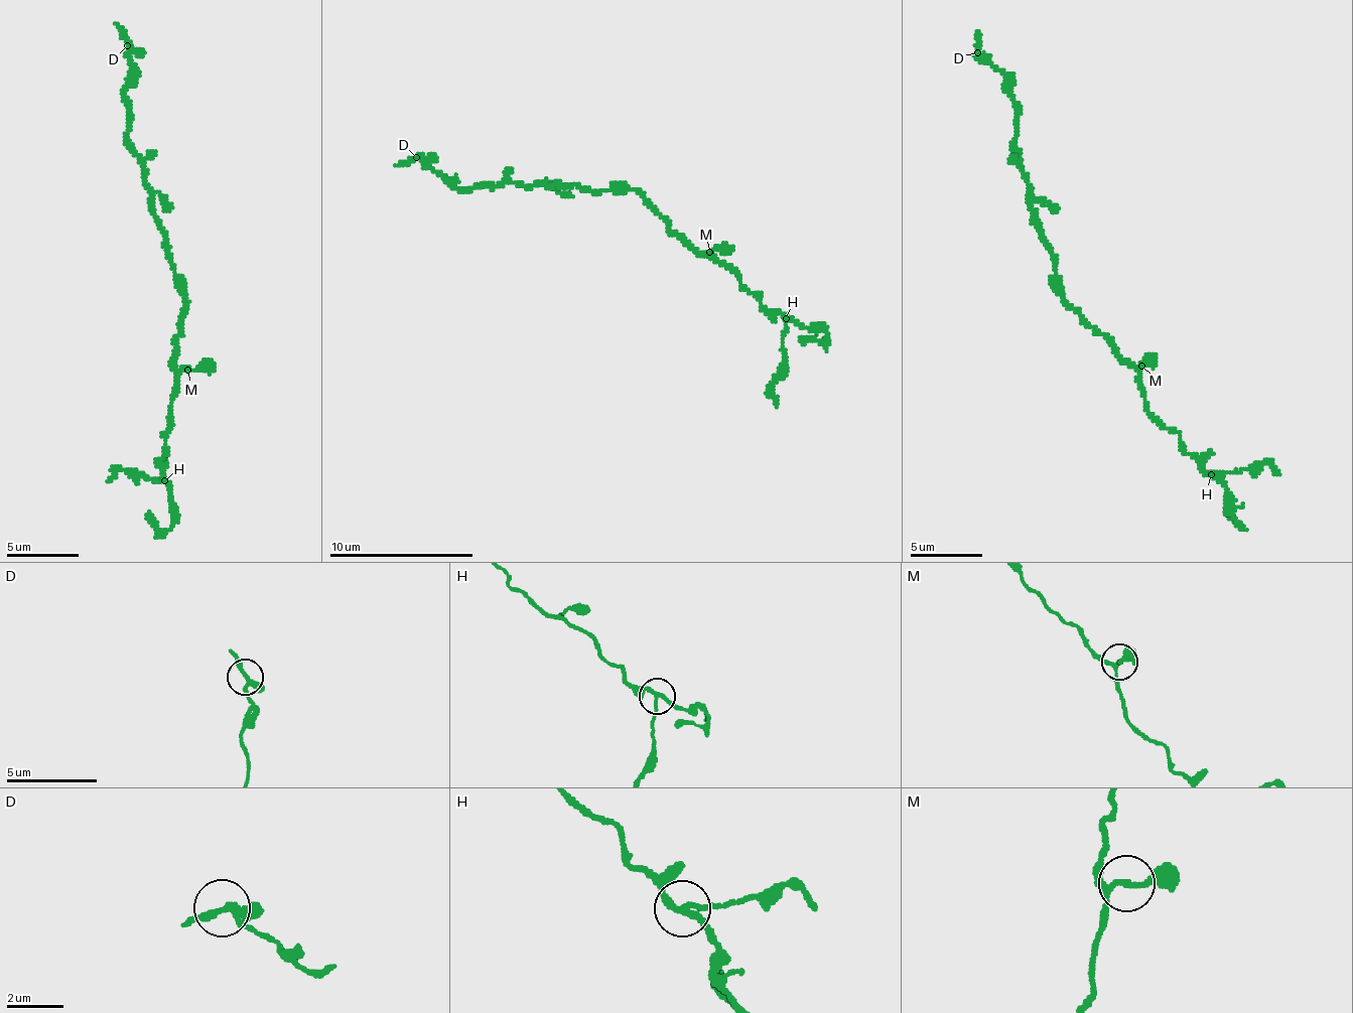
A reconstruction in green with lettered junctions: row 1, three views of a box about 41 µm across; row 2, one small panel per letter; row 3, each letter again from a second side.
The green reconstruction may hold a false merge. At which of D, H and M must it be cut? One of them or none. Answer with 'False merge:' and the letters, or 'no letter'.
False merge: H

